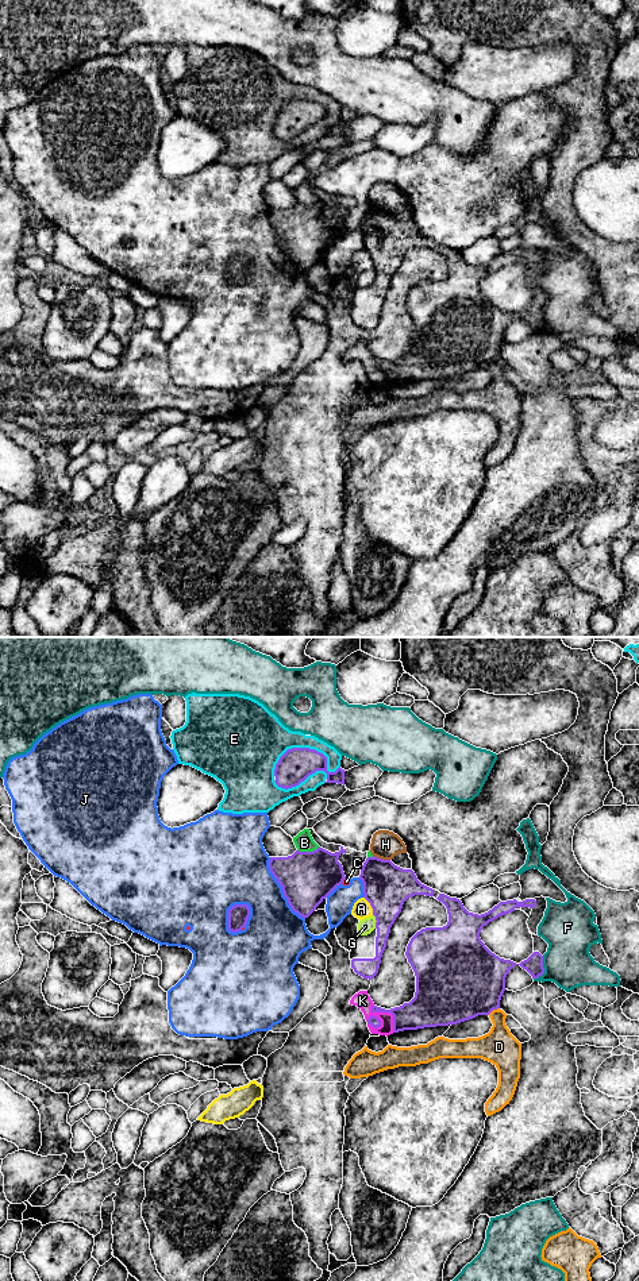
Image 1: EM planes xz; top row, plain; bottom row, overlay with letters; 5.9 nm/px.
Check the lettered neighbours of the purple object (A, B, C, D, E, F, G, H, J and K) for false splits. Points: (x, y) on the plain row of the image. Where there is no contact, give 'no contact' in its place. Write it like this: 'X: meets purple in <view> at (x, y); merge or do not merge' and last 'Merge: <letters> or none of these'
A: meets purple in xz at (370, 257); do not merge
B: meets purple in xz at (308, 204); do not merge
C: meets purple in xz at (343, 231); do not merge
D: meets purple in xz at (493, 361); do not merge
E: meets purple in xz at (305, 130); do not merge
F: meets purple in xz at (543, 321); do not merge
G: meets purple in xz at (376, 271); do not merge
H: meets purple in xz at (381, 211); do not merge
J: meets purple in xz at (228, 265); do not merge
K: meets purple in xz at (388, 363); merge
Merge: K

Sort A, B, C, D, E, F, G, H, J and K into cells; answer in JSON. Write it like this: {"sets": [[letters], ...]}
{"sets": [["A"], ["B"], ["C", "J"], ["D"], ["E"], ["F"], ["G"], ["H"], ["K"]]}

